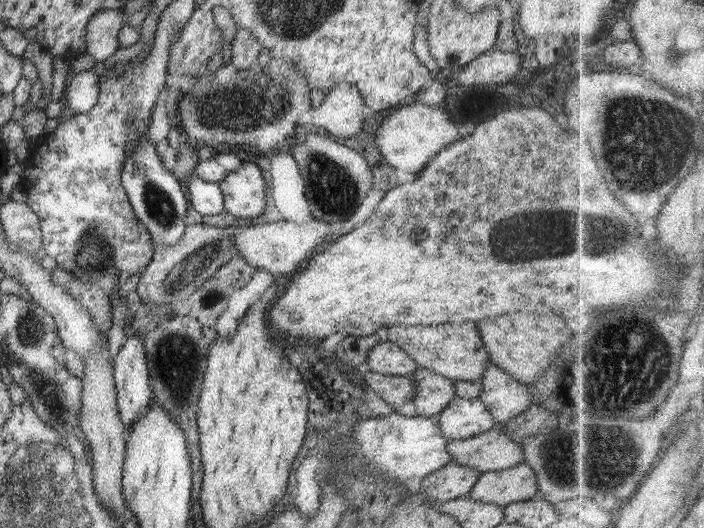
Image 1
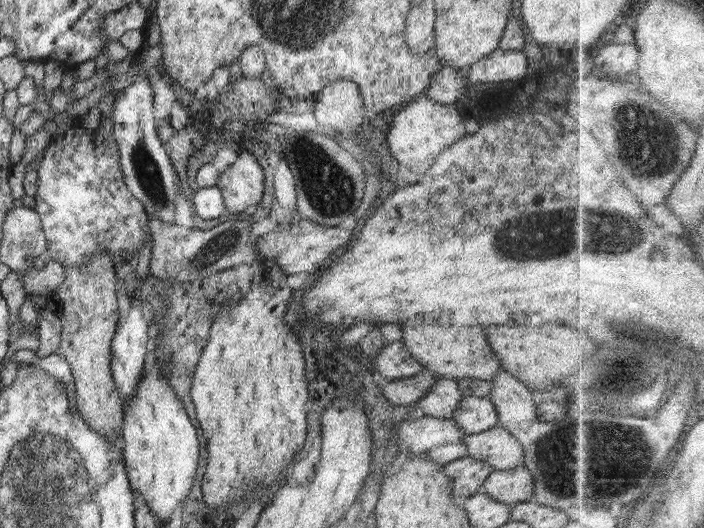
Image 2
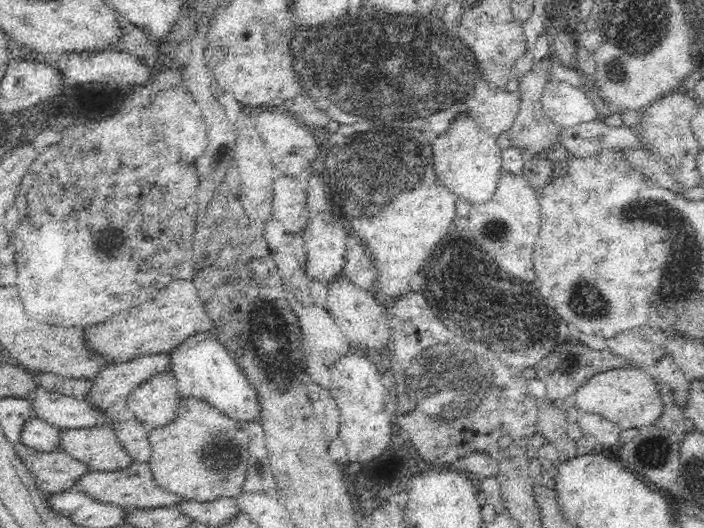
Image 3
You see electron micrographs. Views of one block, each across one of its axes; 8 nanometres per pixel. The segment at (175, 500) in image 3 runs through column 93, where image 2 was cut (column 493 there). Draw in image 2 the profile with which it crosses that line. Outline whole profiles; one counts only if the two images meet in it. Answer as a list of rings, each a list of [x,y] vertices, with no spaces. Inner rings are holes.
[[[522,465],[508,470],[493,470],[478,488],[477,494],[488,494],[498,502],[513,506],[532,500],[534,491],[533,474]]]

